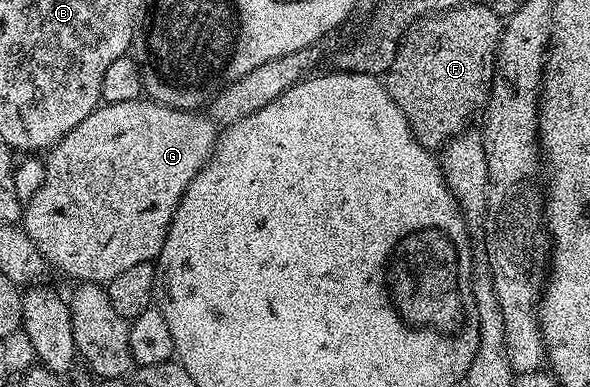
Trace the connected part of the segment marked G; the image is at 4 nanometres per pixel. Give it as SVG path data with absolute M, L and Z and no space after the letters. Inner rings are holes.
M150 99L121 103L108 101L100 104L99 108L89 115L85 115L85 119L81 119L81 123L77 123L77 127L69 131L69 135L59 140L55 148L46 154L47 170L43 173L43 182L31 198L26 198L21 218L22 229L27 232L29 239L33 239L37 251L52 270L60 269L65 276L76 277L74 280L79 283L106 283L117 279L121 271L129 271L129 267L137 267L137 263L154 262L158 258L161 247L165 243L165 235L171 226L171 217L175 214L179 200L183 198L183 192L189 187L191 180L204 169L215 151L216 122L210 116L199 116L203 115L189 109L171 109L168 105L158 105Z

